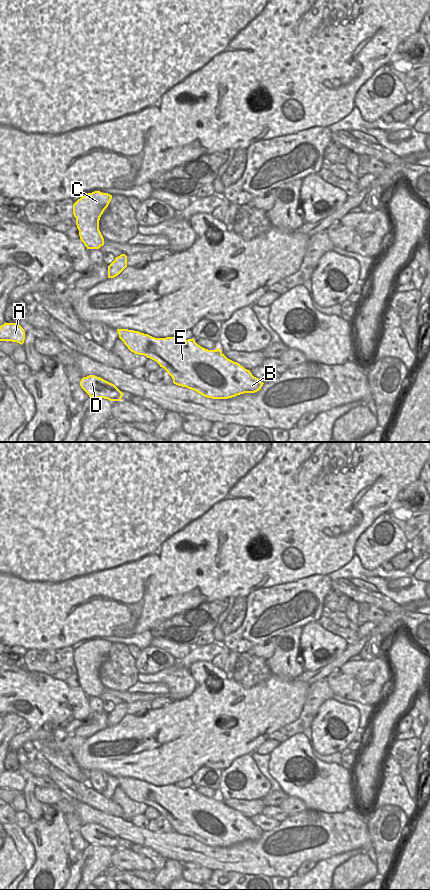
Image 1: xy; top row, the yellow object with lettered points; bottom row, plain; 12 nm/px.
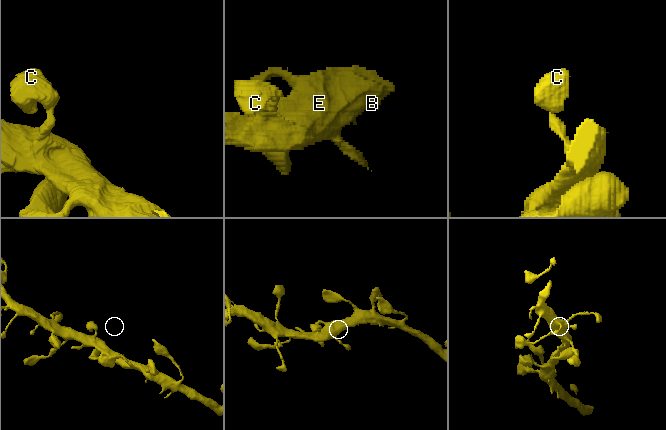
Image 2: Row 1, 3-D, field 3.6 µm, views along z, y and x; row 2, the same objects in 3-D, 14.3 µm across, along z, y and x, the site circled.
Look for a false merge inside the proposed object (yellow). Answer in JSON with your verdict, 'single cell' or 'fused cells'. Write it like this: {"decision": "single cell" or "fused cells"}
{"decision": "single cell"}

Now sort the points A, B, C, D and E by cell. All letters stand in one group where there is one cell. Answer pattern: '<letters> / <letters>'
A B C D E

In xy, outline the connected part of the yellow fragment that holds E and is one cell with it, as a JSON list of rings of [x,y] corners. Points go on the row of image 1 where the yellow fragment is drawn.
[[[117,329],[117,332],[131,352],[156,361],[172,377],[174,384],[204,397],[228,399],[255,393],[264,384],[250,370],[228,359],[219,348],[205,349],[194,339],[155,338],[128,329]]]

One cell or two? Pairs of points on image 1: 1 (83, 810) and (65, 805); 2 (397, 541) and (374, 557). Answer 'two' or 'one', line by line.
1: one
2: one

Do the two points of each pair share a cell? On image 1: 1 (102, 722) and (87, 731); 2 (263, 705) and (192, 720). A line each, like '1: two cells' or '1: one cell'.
1: one cell
2: one cell

